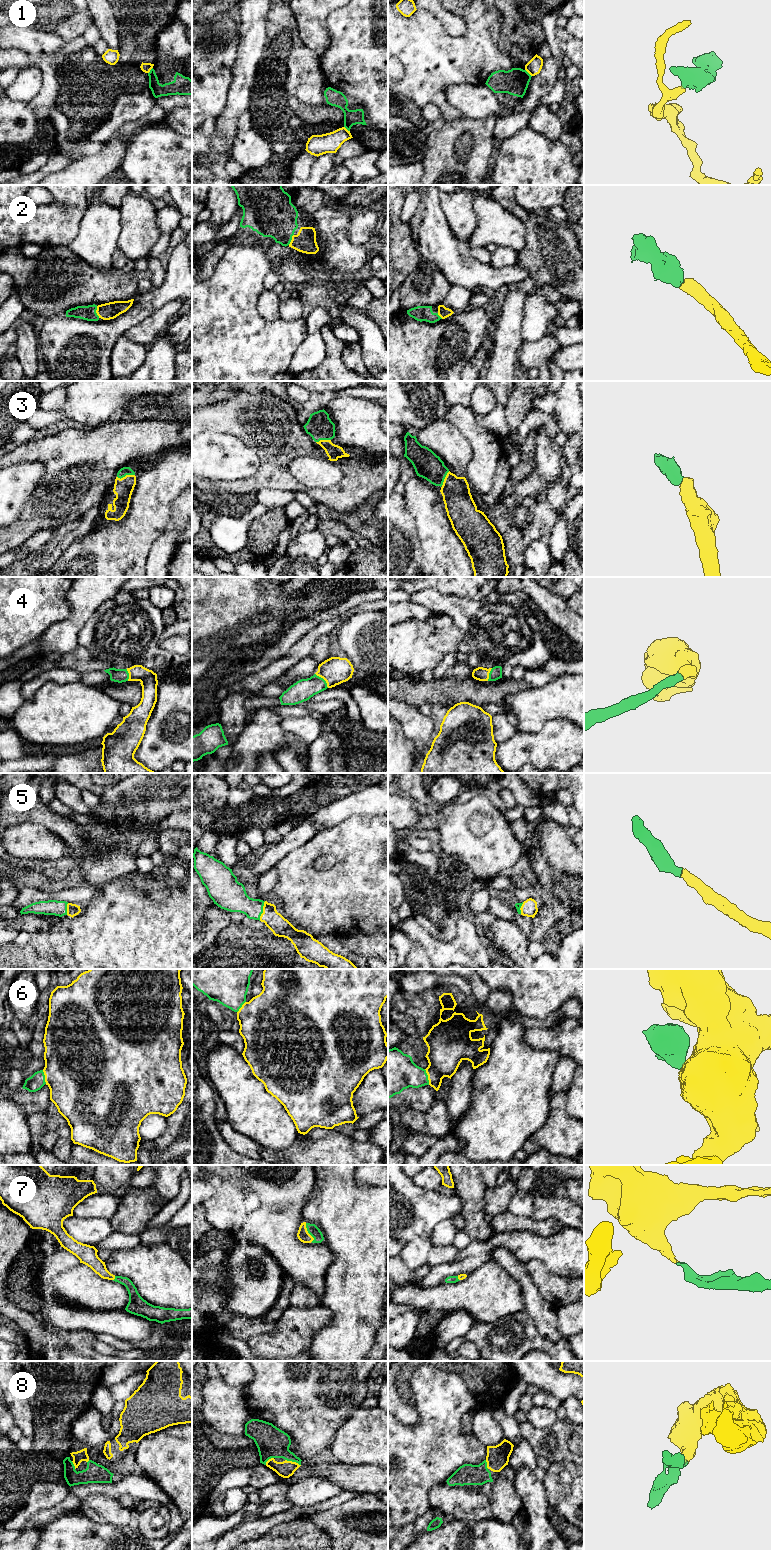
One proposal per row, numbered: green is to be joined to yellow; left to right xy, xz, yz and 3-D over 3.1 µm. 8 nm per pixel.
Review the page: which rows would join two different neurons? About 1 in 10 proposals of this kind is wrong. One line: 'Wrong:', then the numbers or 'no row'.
Wrong: 1

